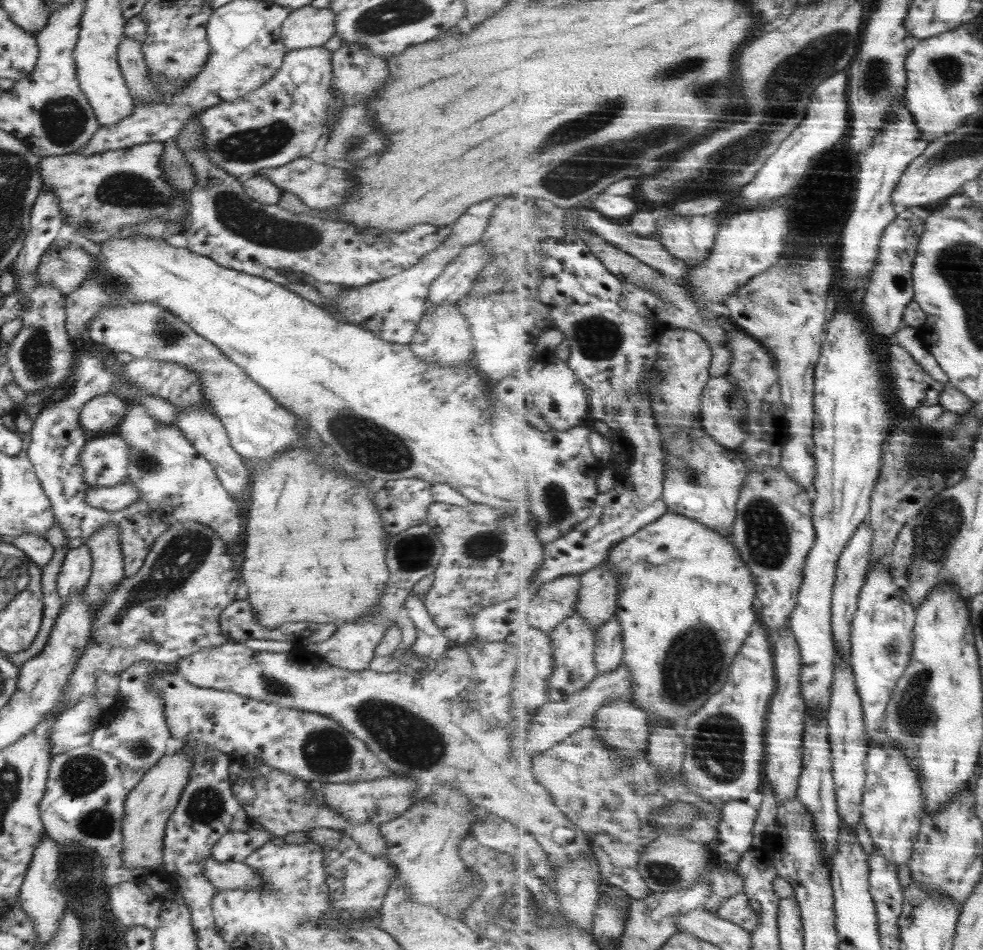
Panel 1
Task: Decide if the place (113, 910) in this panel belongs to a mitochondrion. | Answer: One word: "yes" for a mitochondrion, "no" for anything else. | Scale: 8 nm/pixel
no

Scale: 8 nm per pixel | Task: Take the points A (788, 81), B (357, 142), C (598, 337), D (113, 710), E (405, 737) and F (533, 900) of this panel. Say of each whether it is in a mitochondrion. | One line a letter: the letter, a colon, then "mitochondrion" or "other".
A: mitochondrion
B: mitochondrion
C: mitochondrion
D: other
E: mitochondrion
F: mitochondrion

